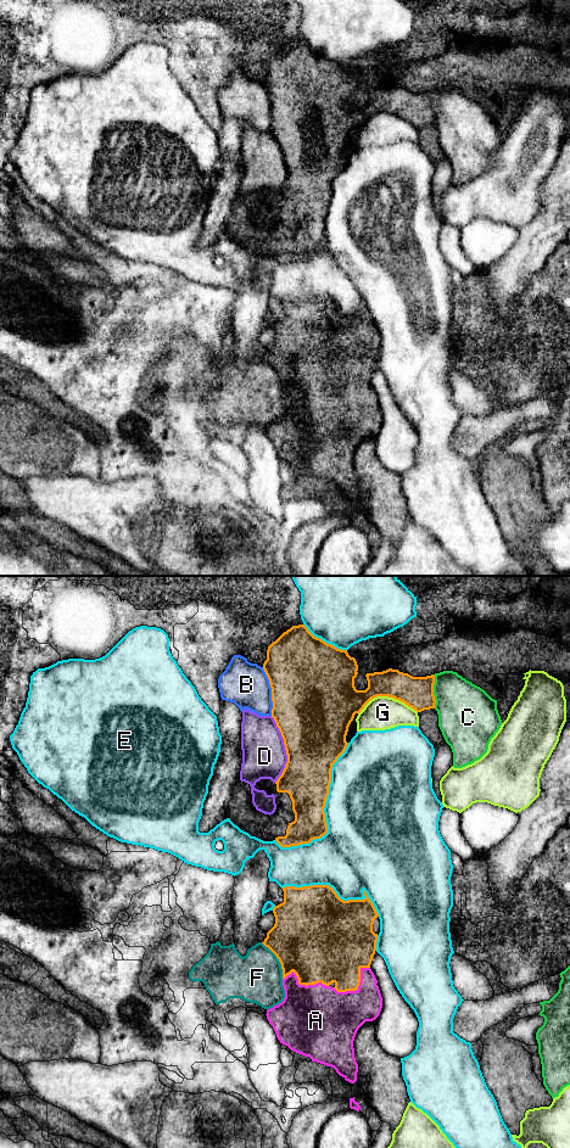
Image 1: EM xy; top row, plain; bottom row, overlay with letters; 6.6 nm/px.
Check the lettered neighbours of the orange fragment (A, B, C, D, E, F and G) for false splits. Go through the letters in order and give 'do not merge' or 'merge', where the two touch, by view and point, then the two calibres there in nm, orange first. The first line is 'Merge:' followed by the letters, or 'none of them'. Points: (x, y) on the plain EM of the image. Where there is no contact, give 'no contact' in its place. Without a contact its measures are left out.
Merge: A
A: merge | xy (358, 401) | 360/320 nm
B: do not merge | xy (272, 107) | 500/300 nm
C: do not merge | xy (432, 107) | 200/360 nm
D: do not merge | xy (285, 164) | 460/280 nm
E: do not merge | xy (323, 225) | 320/480 nm
F: do not merge | xy (278, 374) | 500/340 nm
G: do not merge | xy (386, 111) | 200/220 nm

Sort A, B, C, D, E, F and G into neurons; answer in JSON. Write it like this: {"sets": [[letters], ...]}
{"sets": [["A"], ["B"], ["C"], ["D"], ["E"], ["F"], ["G"]]}

